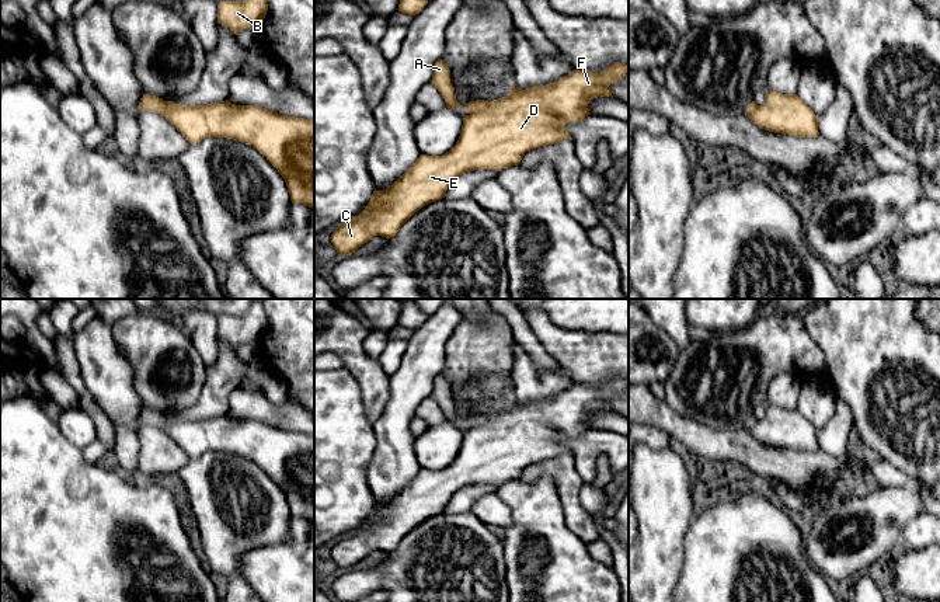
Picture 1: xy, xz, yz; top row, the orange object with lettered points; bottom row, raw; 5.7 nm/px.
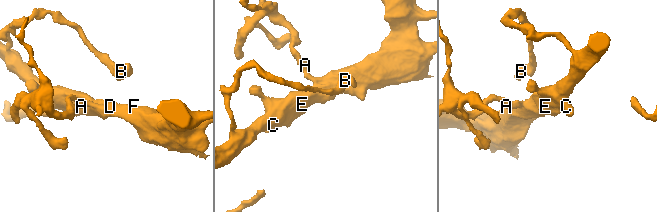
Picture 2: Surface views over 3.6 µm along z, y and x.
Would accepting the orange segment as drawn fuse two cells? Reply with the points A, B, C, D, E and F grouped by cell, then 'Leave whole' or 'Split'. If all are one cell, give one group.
Groups: A / B C D E F. Split

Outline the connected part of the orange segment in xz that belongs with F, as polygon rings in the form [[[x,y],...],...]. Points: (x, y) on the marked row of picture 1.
[[[615,63],[600,73],[572,70],[554,83],[521,90],[515,86],[487,108],[463,118],[456,145],[442,156],[421,154],[397,181],[383,191],[375,188],[365,209],[333,230],[331,243],[338,255],[349,255],[375,236],[394,237],[400,227],[421,208],[446,196],[453,180],[466,171],[495,170],[518,166],[526,152],[539,146],[571,139],[565,123],[575,123],[591,115],[588,104],[598,97],[610,97],[607,87],[629,72],[626,63]]]

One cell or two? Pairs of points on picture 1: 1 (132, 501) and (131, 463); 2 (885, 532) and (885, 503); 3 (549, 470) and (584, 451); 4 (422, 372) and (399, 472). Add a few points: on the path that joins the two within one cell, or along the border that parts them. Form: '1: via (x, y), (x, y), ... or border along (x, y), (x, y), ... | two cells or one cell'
1: border along (118, 470), (138, 480) | two cells
2: via (885, 525), (885, 510) | one cell
3: border along (571, 455), (574, 467), (584, 480) | two cells
4: via (404, 397), (399, 413), (399, 446) | one cell

